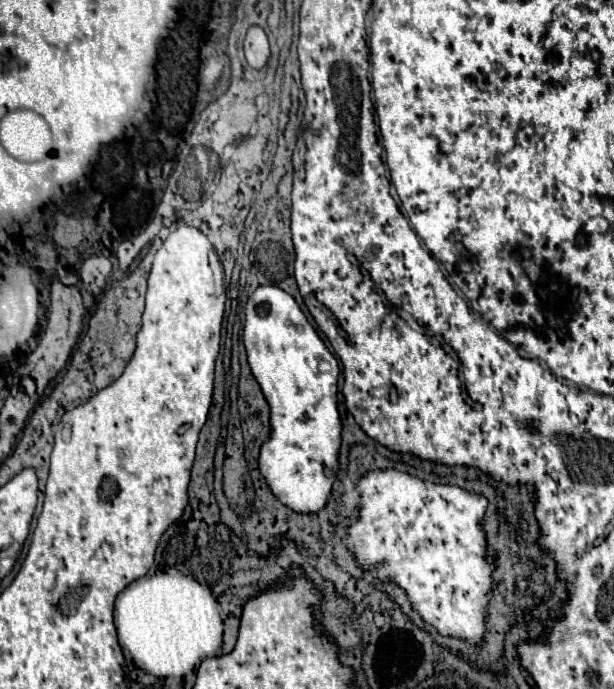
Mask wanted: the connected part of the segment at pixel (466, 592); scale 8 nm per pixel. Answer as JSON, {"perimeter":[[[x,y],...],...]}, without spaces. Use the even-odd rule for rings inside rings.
{"perimeter":[[[396,469],[370,471],[360,483],[360,519],[348,529],[346,545],[354,551],[356,559],[374,569],[382,579],[394,579],[402,589],[406,589],[414,609],[422,615],[426,623],[438,629],[440,635],[452,635],[480,643],[486,631],[486,603],[490,589],[492,567],[486,561],[484,535],[480,531],[480,519],[488,501],[480,495],[468,493],[460,487],[424,483],[408,473]]]}

